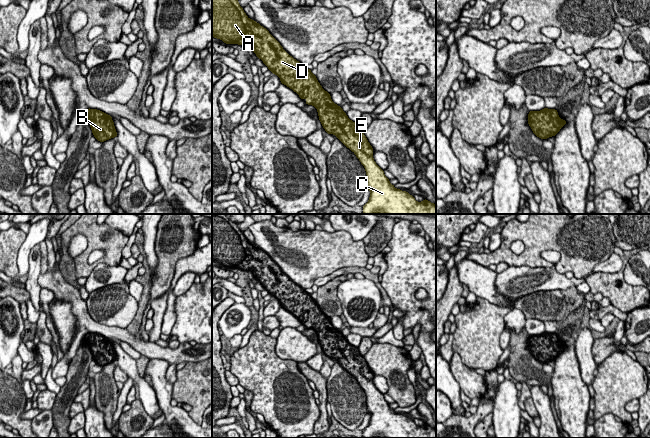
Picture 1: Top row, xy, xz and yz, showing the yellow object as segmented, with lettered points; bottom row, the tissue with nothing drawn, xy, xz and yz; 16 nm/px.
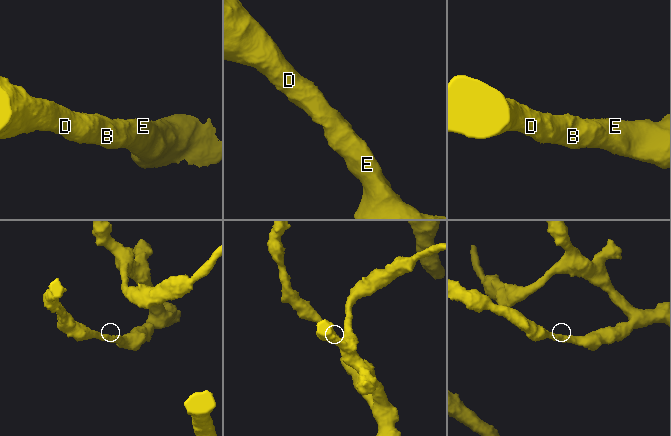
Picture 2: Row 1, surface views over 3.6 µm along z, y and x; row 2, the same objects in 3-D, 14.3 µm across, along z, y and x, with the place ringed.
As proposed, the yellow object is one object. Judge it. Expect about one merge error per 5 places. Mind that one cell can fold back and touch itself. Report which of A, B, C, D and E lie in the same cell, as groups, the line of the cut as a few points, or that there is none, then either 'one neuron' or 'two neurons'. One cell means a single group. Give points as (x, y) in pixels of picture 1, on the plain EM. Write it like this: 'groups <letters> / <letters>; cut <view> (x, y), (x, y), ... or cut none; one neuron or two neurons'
groups A B C D E; cut none; one neuron

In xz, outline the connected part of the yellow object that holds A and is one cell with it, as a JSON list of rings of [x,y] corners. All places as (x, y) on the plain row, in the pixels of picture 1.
[[[212,214],[212,261],[221,263],[226,268],[239,268],[251,271],[273,298],[277,299],[281,307],[295,315],[301,323],[307,323],[305,328],[316,331],[319,344],[327,358],[334,358],[346,371],[355,377],[367,398],[368,413],[371,415],[369,425],[362,430],[363,438],[436,438],[436,428],[424,423],[417,426],[414,421],[396,413],[384,399],[384,395],[373,383],[373,372],[369,368],[359,349],[351,345],[341,331],[332,324],[330,317],[319,308],[315,299],[305,289],[291,281],[279,266],[259,247],[251,244],[227,214]]]

